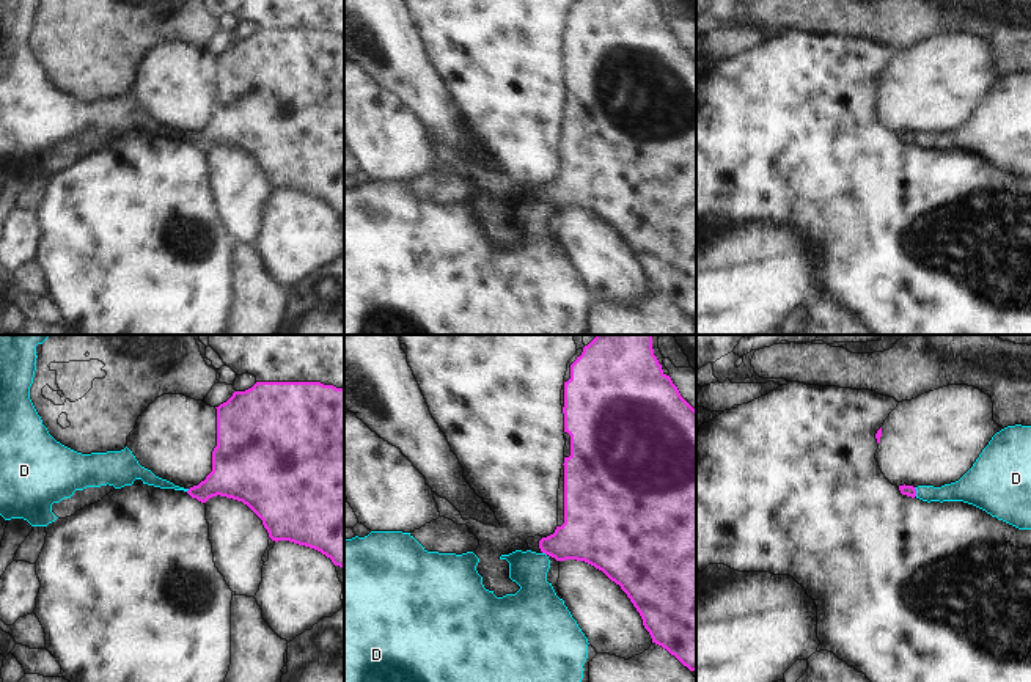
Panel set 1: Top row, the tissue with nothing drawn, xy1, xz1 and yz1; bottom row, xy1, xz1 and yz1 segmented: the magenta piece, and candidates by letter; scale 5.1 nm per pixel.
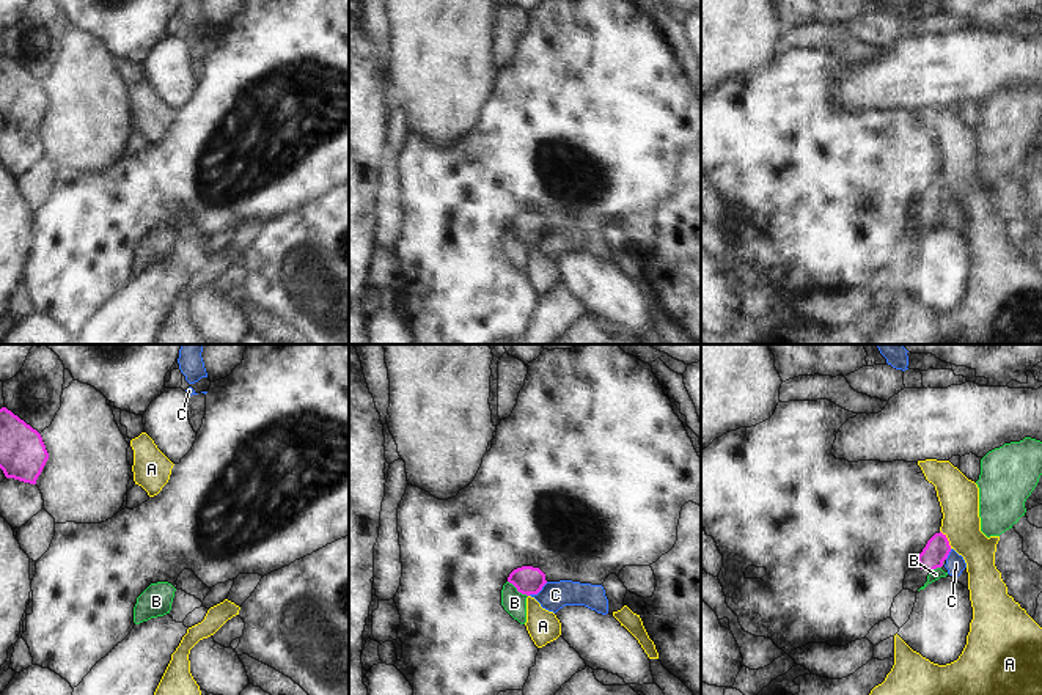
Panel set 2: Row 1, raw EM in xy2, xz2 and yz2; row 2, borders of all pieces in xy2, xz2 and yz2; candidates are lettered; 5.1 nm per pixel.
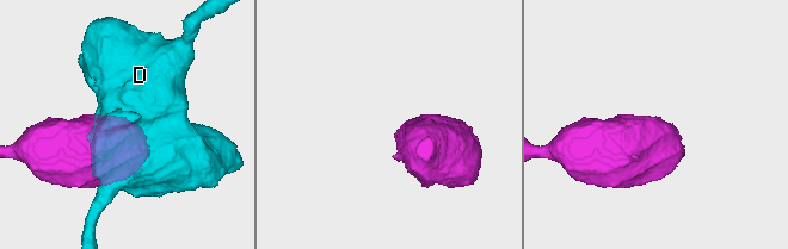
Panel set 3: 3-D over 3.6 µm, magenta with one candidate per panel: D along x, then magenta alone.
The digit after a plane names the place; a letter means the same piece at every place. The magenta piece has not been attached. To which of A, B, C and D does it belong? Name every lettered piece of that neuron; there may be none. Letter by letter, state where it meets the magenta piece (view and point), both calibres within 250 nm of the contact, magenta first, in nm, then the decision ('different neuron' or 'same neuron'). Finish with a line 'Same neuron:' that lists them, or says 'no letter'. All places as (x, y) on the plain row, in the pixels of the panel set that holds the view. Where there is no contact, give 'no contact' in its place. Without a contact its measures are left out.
A: contact yz2 (946, 187); calibres 130 and 200 nm; different neuron
B: contact xz2 (517, 238); calibres 140 and 120 nm; different neuron
C: contact xz2 (538, 239); calibres 140 and 140 nm; different neuron
D: contact yz1 (915, 140); calibres 60 and 120 nm; different neuron
Same neuron: no letter

